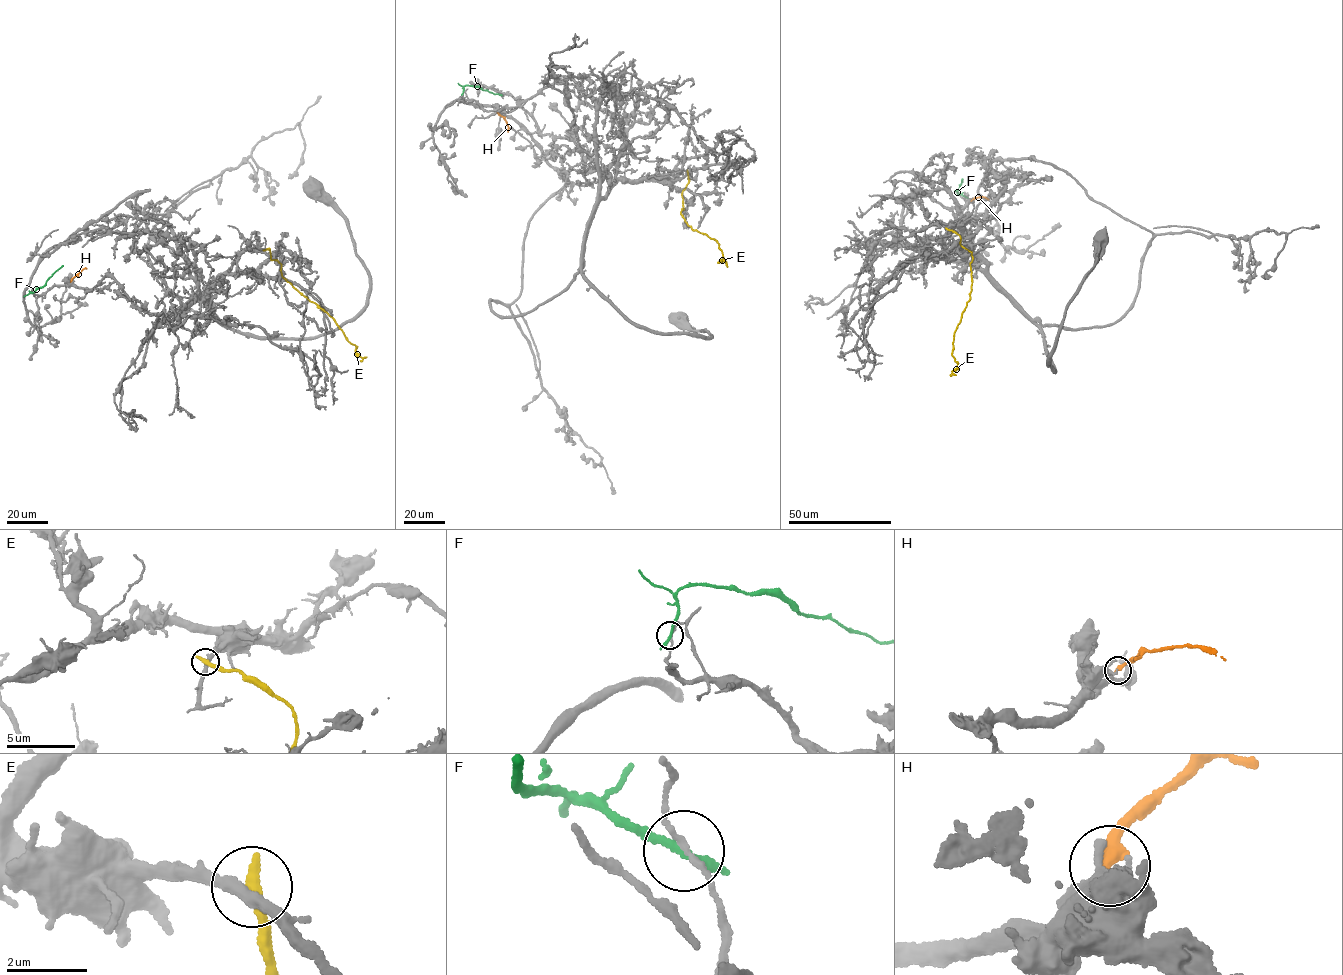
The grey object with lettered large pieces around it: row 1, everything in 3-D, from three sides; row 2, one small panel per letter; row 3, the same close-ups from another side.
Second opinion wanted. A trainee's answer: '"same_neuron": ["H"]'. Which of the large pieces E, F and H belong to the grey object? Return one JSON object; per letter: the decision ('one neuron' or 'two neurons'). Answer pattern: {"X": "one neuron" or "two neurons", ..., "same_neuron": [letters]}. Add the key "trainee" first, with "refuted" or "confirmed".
{"trainee": "confirmed", "E": "two neurons", "F": "two neurons", "H": "one neuron", "same_neuron": ["H"]}

